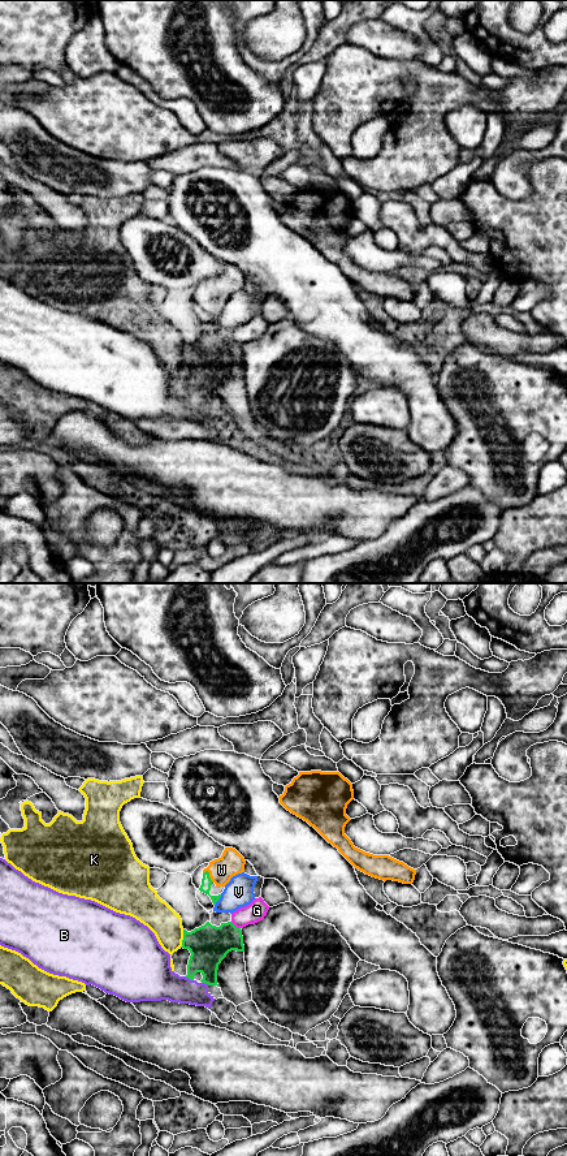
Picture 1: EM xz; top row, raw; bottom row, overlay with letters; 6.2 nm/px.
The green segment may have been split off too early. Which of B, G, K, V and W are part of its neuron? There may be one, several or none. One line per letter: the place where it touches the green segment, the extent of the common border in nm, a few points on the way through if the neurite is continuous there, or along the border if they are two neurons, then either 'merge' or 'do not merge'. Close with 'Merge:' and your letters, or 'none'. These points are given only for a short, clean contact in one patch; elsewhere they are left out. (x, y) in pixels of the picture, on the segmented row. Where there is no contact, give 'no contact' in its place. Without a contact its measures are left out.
B: contact xz (189, 978); length 60 nm; border xz (185, 977), (193, 980); do not merge
G: contact xz (234, 926); length 80 nm; do not merge
K: contact xz (184, 939); length 110 nm; do not merge
V: contact xz (219, 898); length 80 nm; do not merge
W: contact xz (208, 876); length 90 nm; way xz (206, 881), (208, 876), (221, 870); merge
Merge: W

